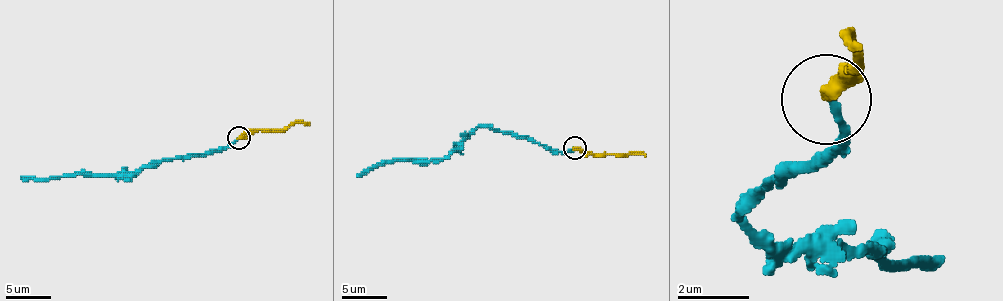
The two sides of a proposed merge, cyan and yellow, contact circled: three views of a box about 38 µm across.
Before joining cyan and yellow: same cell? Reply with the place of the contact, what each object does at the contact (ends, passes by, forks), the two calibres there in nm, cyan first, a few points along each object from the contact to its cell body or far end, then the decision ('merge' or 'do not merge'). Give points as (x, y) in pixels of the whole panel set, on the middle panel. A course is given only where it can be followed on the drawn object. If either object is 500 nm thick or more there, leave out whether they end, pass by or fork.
place (575, 148); cyan ends; yellow ends; calibres 190 and 320 nm; course cyan (573, 147), (568, 152), (555, 152), (519, 136), (476, 127), (442, 158), (377, 163), (357, 176); course yellow (575, 147), (595, 154), (645, 156); merge

